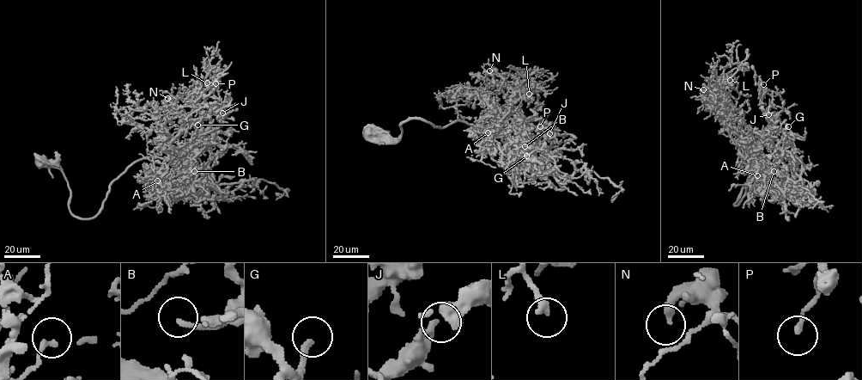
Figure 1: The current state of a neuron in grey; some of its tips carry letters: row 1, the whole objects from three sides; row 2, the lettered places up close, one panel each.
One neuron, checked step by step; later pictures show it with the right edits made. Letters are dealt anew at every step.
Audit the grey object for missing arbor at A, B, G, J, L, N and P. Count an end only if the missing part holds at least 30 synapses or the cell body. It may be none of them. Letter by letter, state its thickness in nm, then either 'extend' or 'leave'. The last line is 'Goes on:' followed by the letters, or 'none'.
A: 180 nm thick; leave
B: 200 nm thick; leave
G: 240 nm thick; extend
J: 280 nm thick; leave
L: 240 nm thick; leave
N: 280 nm thick; leave
P: 200 nm thick; leave
Goes on: G

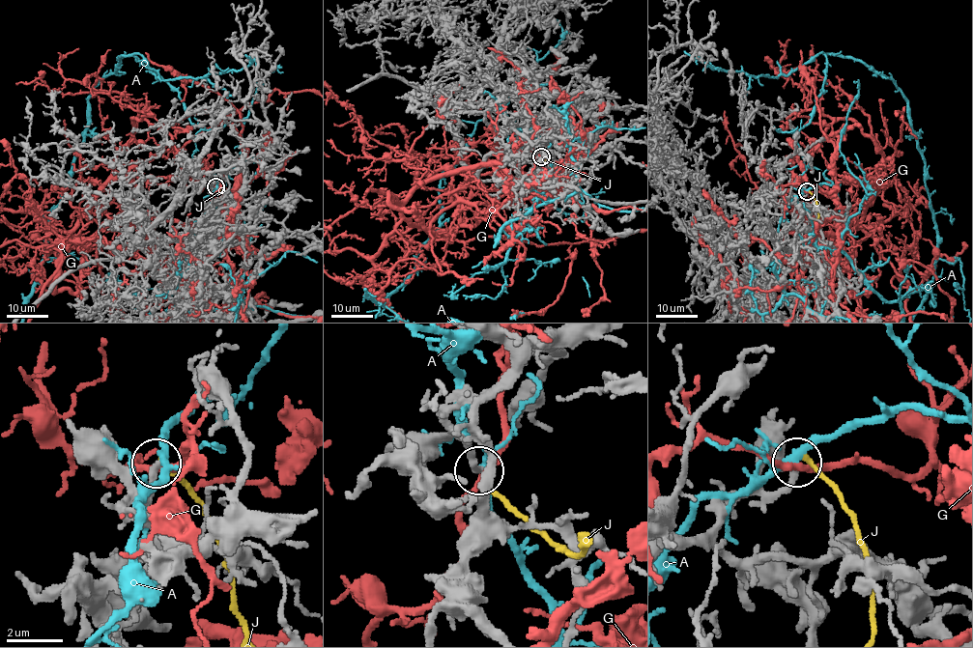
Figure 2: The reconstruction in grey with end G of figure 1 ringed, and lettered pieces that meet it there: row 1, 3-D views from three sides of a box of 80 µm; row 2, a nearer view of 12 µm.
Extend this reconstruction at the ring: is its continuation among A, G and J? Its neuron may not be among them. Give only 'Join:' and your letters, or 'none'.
Join: none

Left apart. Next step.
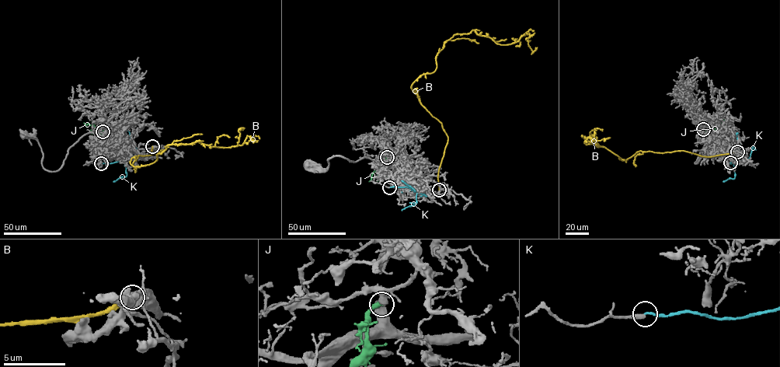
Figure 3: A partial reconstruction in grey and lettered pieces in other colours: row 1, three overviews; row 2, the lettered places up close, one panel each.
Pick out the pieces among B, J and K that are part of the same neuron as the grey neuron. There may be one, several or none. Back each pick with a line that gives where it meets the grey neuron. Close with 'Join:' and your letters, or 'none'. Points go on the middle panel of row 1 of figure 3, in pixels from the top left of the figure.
J: meets grey at (387, 157)
Join: J

